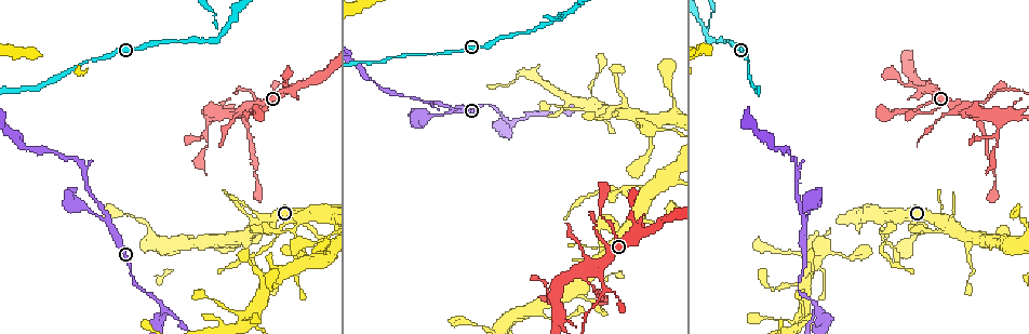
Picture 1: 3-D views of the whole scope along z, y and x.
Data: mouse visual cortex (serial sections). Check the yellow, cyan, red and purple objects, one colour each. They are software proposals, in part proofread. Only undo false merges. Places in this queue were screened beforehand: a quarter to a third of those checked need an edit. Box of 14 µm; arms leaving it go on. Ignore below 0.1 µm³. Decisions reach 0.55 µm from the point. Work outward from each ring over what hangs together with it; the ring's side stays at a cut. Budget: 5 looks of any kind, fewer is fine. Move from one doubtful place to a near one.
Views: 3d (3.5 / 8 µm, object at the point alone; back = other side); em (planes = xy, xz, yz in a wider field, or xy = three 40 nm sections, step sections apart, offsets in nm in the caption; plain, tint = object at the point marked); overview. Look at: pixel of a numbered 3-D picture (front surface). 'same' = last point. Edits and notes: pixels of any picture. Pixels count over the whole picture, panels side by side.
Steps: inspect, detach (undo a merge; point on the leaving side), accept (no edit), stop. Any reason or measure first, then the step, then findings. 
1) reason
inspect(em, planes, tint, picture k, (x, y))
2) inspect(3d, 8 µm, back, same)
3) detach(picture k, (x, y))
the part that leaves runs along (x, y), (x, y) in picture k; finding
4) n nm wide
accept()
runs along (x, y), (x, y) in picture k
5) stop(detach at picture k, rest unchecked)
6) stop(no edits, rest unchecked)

a narrow waist
inspect(3d, 3.5 µm, picture 1, (284, 222))

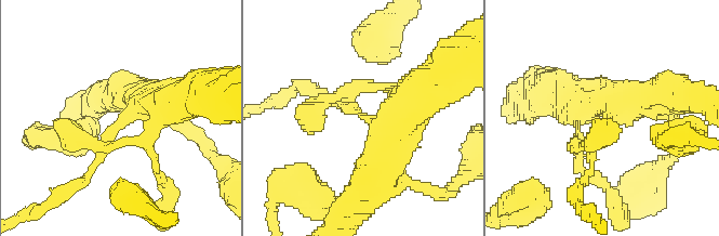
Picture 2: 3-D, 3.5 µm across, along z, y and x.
now the EM
inspect(em, planes, tint, picture 2, (363, 115))

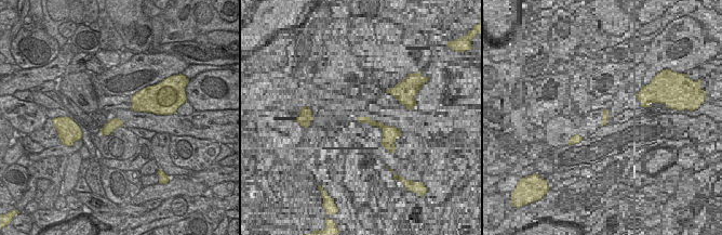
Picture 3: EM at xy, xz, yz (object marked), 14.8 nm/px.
detach(picture 2, (577, 167))
the part that leaves runs along (607, 113), (576, 189) in picture 2; two cells meet here

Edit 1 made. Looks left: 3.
calibre changes
inspect(3d, 8 µm, picture 1, (588, 271))

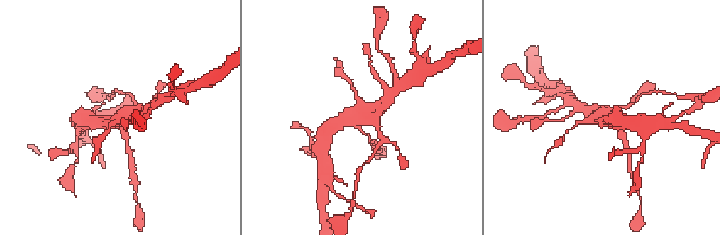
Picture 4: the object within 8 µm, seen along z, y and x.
now the EM
inspect(em, xy, step 3, tint, picture 4, (363, 117))

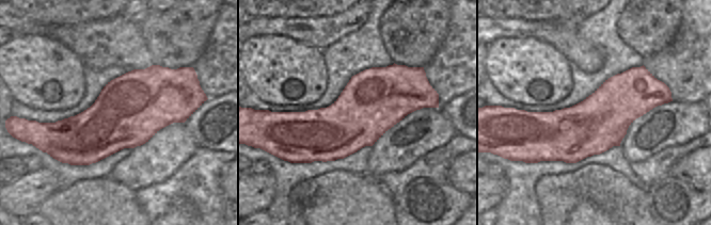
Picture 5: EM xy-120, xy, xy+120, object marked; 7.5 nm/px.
480 nm wide
accept()
runs along (387, 102), (372, 117), (334, 126) in picture 4; continuous, no second cell

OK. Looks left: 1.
stop(detach at picture 2, rest unchecked)

